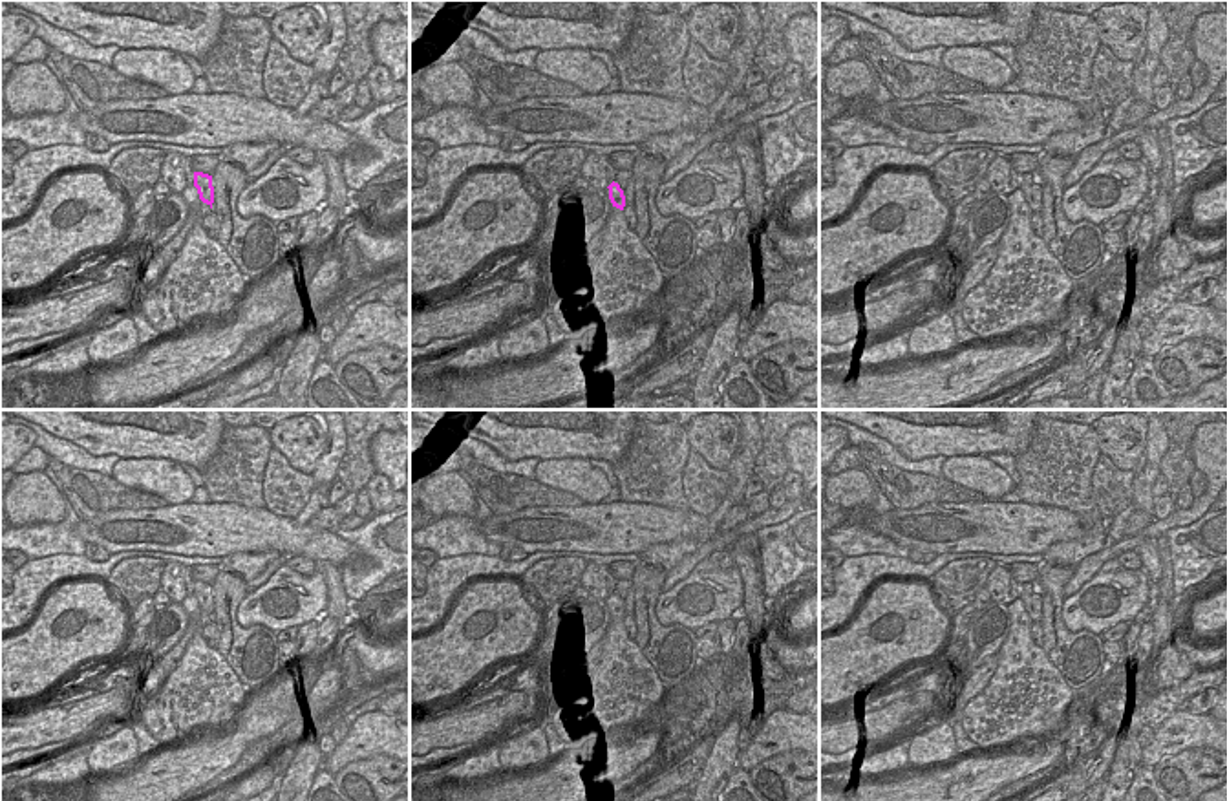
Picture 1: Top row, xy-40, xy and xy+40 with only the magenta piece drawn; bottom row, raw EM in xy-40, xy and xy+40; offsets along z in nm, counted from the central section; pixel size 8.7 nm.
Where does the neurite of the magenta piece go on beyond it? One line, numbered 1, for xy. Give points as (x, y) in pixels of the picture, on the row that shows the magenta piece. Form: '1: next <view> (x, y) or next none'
1: next xy (624, 178)

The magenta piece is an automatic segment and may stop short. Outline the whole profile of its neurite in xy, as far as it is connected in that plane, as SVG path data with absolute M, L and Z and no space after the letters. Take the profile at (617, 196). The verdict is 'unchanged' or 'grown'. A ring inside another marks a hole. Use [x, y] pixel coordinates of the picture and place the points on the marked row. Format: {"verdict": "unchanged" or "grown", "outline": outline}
{"verdict": "grown", "outline": "M631 170L616 172L614 181L607 188L613 207L624 210L625 205L633 205L635 183Z"}

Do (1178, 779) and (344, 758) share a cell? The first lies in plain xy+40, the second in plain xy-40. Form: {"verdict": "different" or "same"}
{"verdict": "different"}

